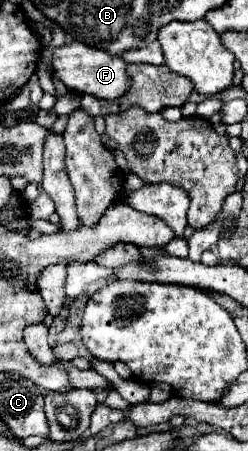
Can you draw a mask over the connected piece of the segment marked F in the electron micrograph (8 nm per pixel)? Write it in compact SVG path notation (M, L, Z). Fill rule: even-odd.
M70 41L56 49L52 57L52 67L54 73L62 79L62 83L76 93L88 93L98 99L118 99L126 95L126 91L130 89L130 75L126 75L128 65L124 63L122 57L110 55L96 47L82 45L78 41Z

